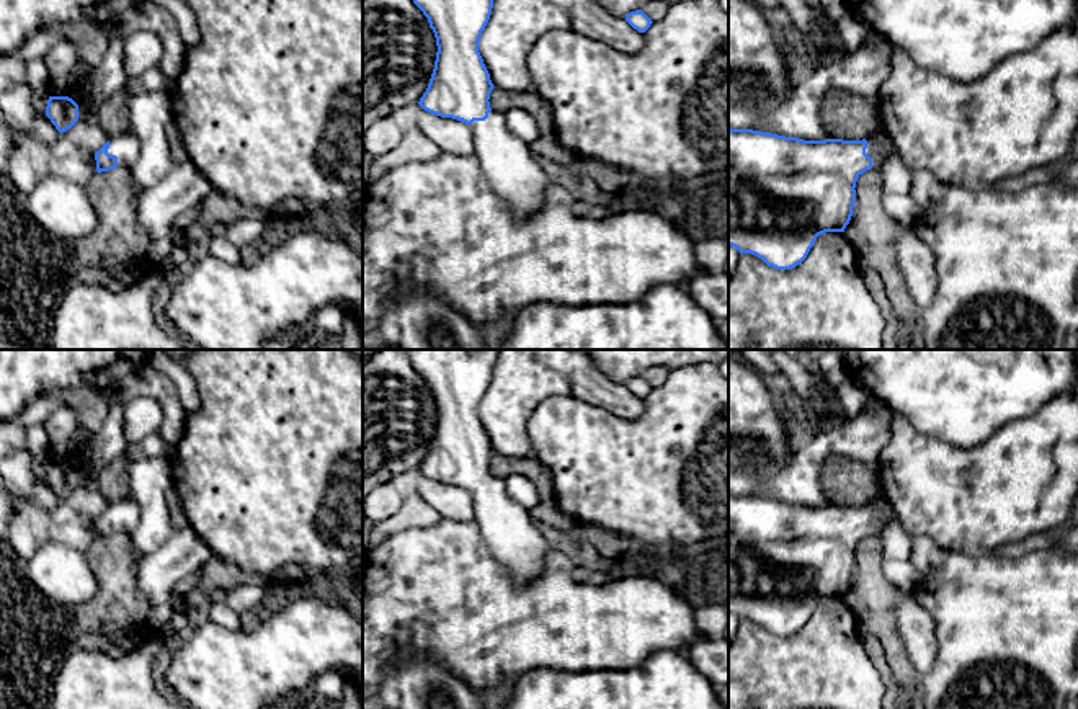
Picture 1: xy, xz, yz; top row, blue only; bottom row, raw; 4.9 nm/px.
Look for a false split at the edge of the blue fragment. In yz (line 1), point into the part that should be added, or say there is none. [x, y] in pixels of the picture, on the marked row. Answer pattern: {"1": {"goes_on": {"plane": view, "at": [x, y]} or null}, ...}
{"1": {"goes_on": {"plane": "yz", "at": [876, 147]}}}

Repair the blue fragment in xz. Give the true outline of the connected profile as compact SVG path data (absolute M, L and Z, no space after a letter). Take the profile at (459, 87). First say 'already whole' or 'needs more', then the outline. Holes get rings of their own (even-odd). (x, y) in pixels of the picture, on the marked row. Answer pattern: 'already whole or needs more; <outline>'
needs more; M413 0L413 3L428 18L438 46L433 74L418 105L431 114L470 126L475 140L474 155L492 191L508 203L516 217L528 217L542 207L546 191L554 183L528 147L514 145L518 137L508 131L505 113L490 108L493 83L479 52L479 41L490 20L493 0Z

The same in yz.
needs more; M728 127L728 245L751 253L776 270L802 263L818 235L844 232L856 201L856 181L866 170L879 170L885 157L885 140L804 140L753 129Z

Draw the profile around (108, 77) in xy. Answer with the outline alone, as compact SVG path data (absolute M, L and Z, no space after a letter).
M111 38L105 54L93 59L93 72L87 95L78 103L78 119L98 123L98 108L111 95L124 90L127 74L122 57L122 38Z

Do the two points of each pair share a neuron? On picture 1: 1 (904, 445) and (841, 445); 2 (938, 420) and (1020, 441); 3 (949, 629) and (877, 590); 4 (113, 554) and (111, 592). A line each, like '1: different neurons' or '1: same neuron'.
1: different neurons
2: different neurons
3: different neurons
4: same neuron

